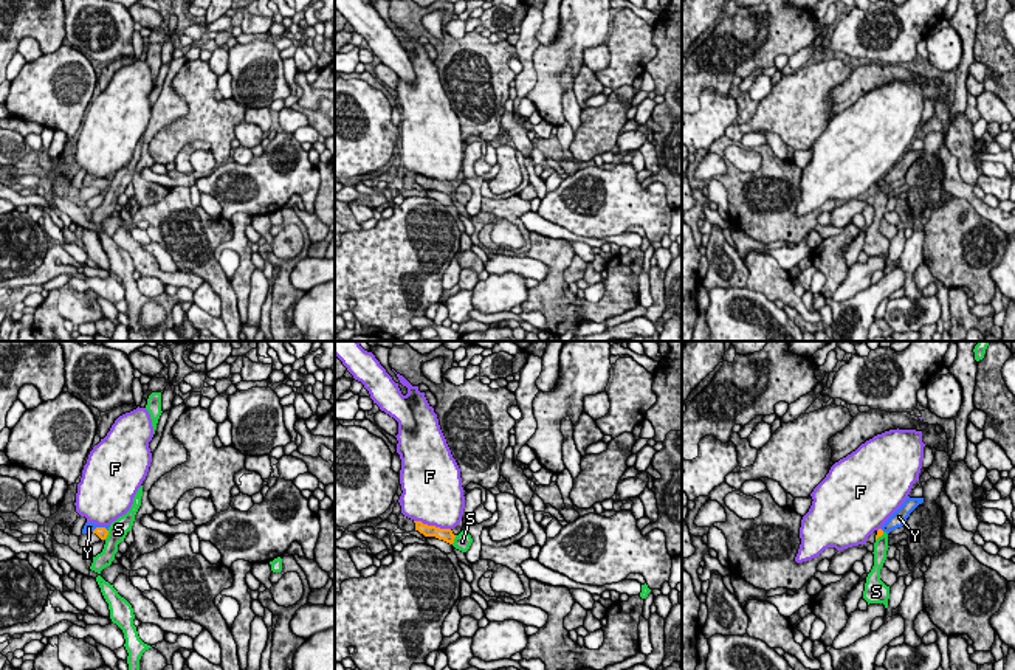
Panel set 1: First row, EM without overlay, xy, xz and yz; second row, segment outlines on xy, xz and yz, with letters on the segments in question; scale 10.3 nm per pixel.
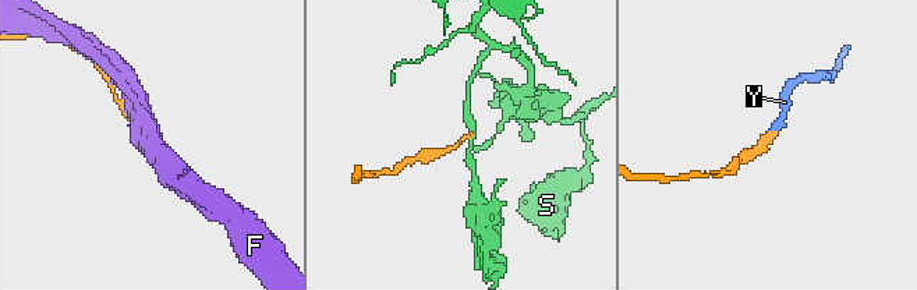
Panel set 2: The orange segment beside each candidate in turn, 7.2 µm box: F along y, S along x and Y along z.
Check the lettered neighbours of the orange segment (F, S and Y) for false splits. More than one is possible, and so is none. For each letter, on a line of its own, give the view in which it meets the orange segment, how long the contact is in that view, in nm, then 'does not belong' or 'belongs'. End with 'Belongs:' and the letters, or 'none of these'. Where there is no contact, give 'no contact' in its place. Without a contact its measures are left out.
F: meets orange in xz; contact 400 nm long; does not belong
S: meets orange in xz; contact 110 nm long; does not belong
Y: meets orange in xy; contact 180 nm long; belongs
Belongs: Y

